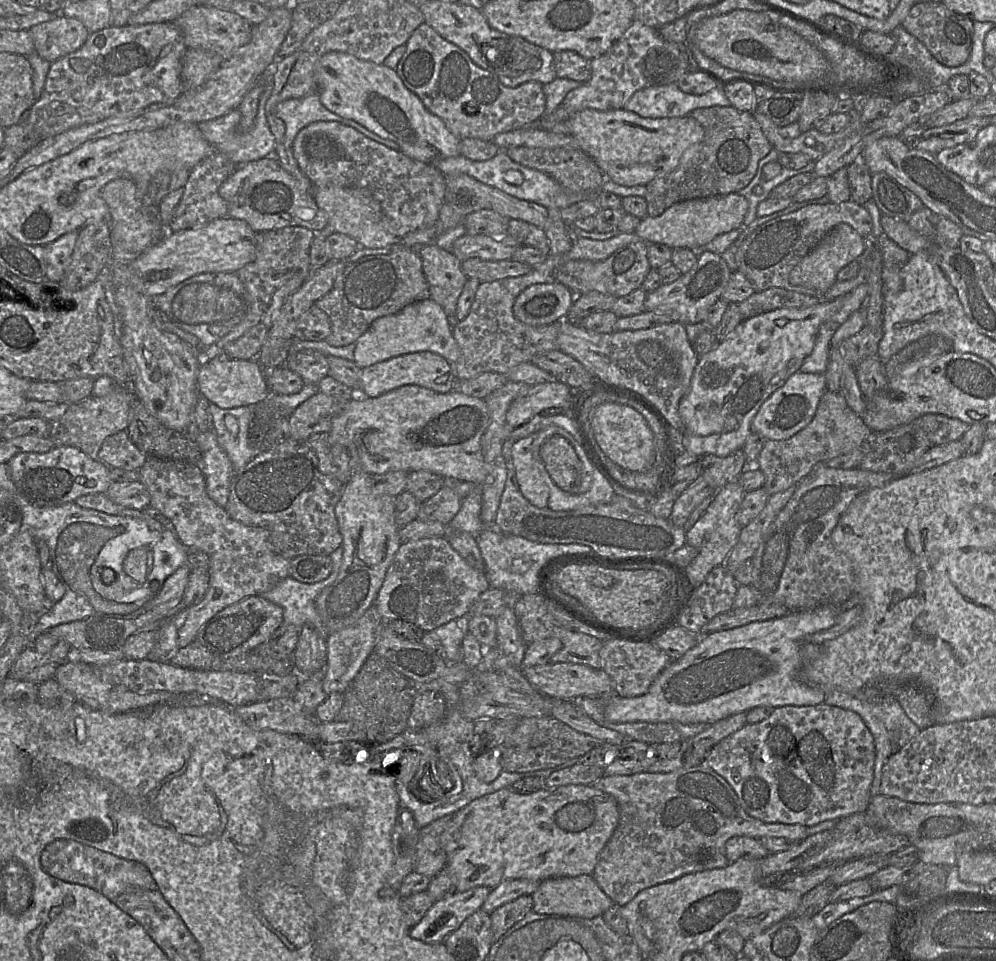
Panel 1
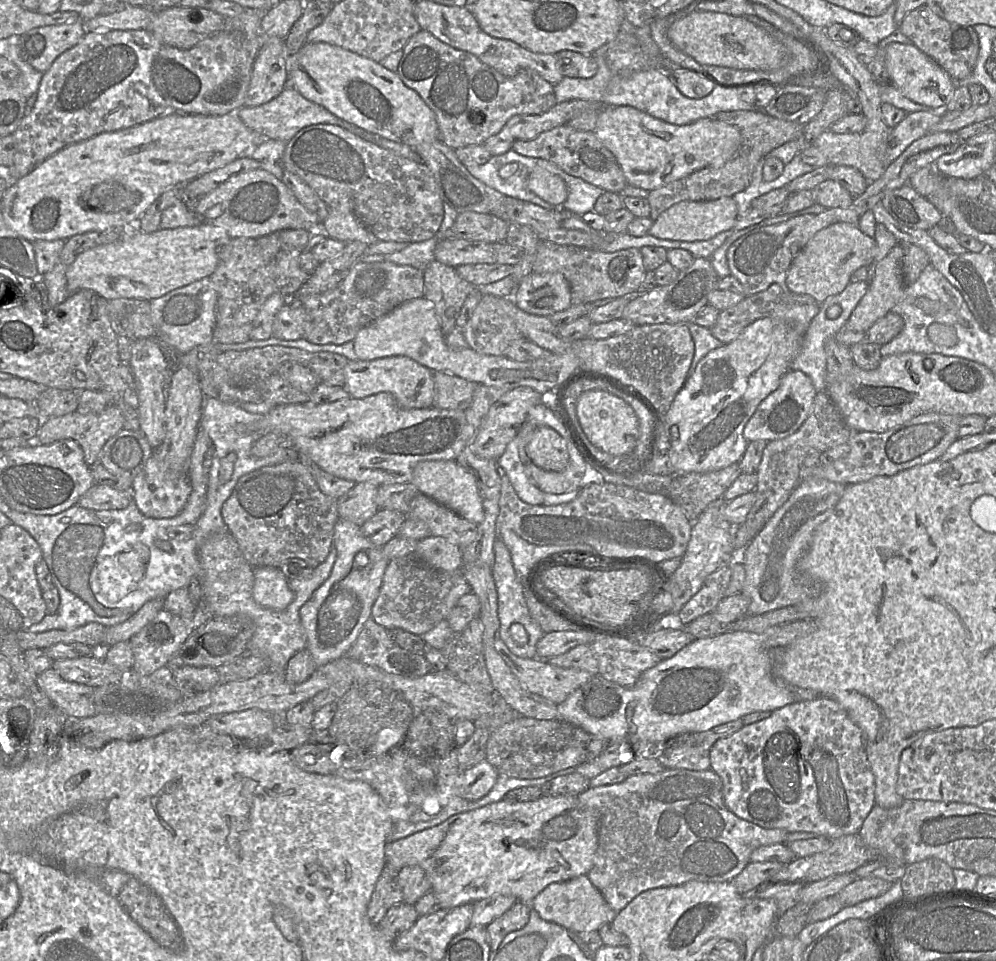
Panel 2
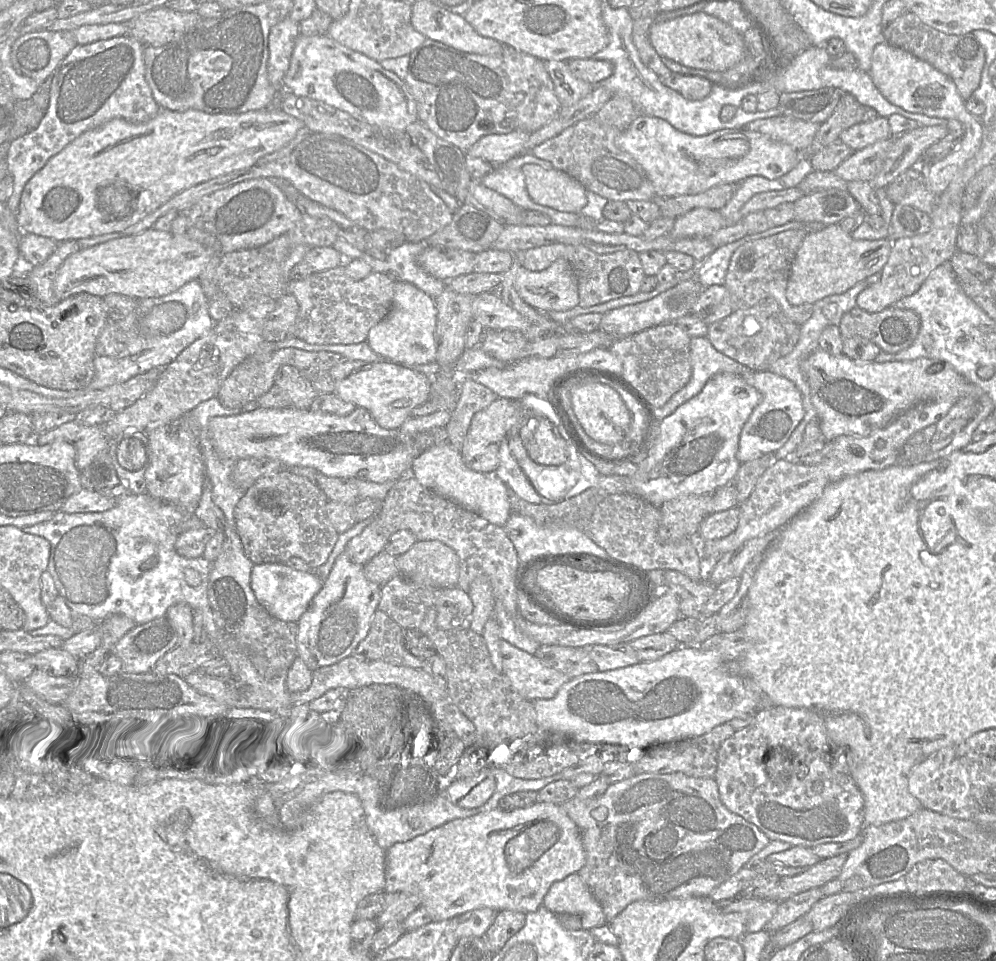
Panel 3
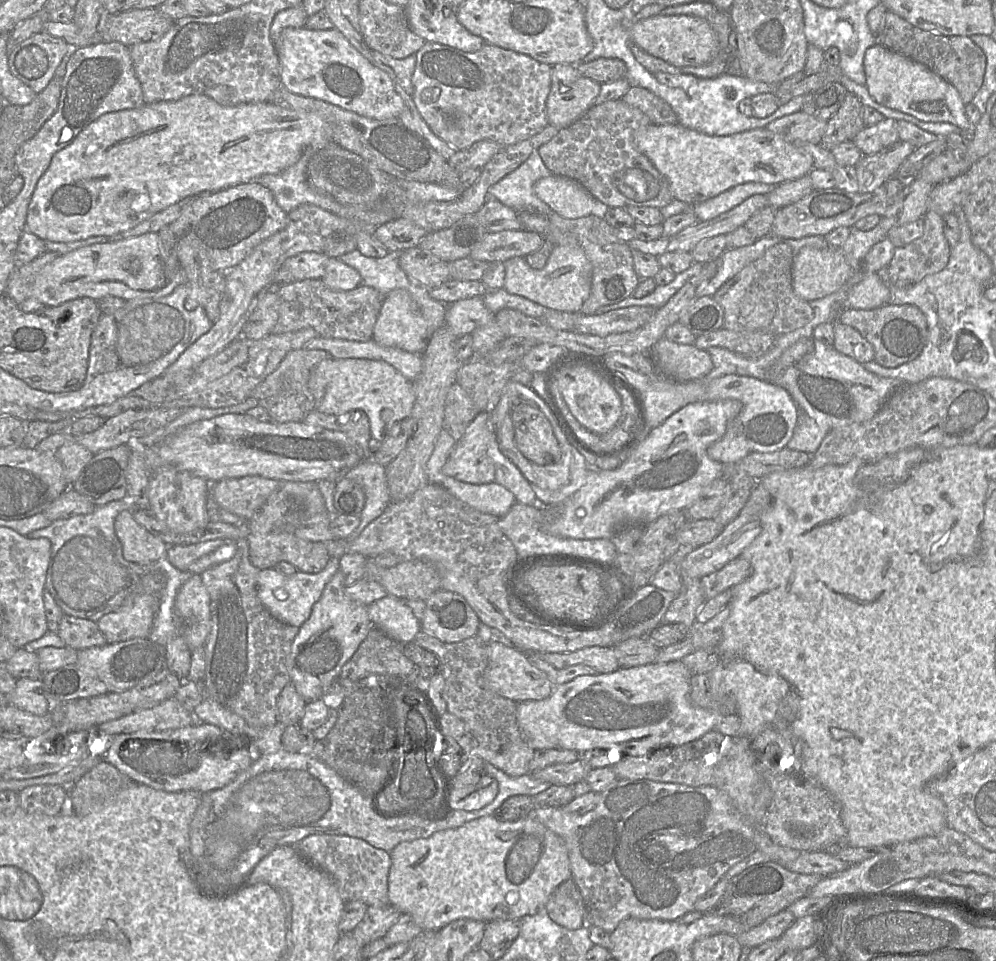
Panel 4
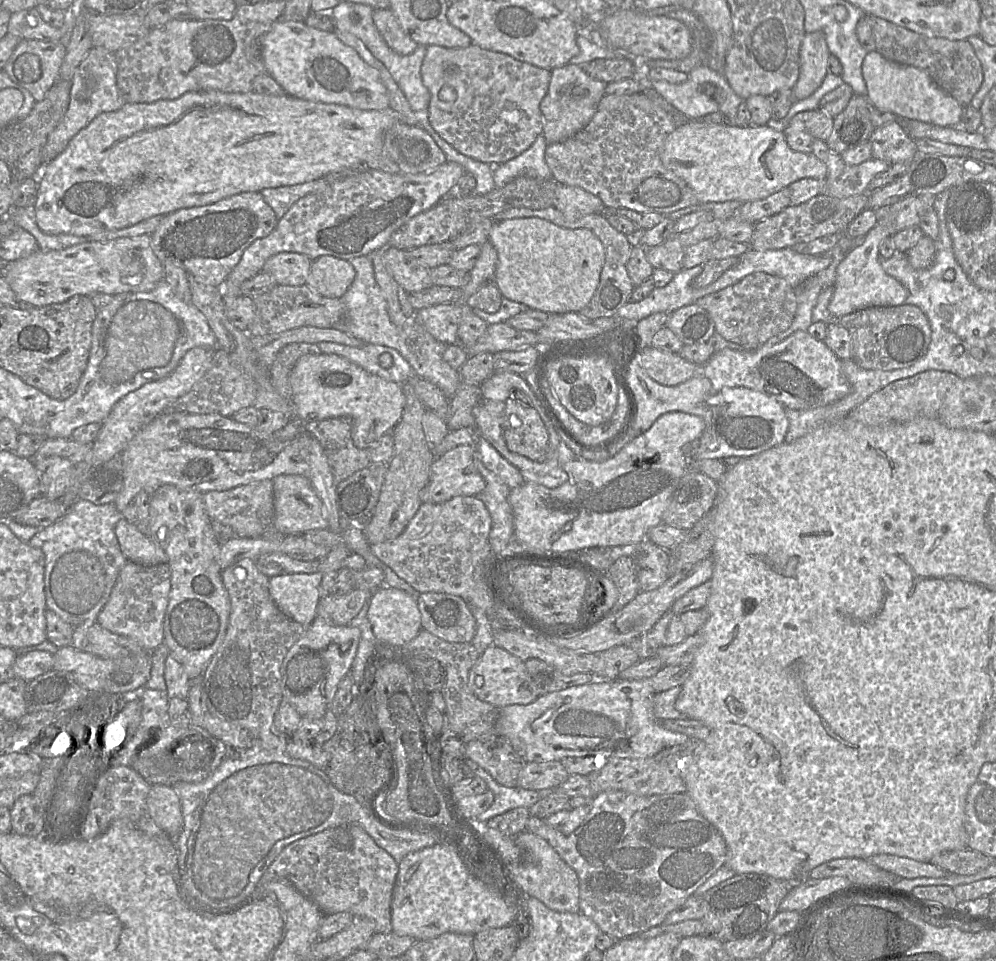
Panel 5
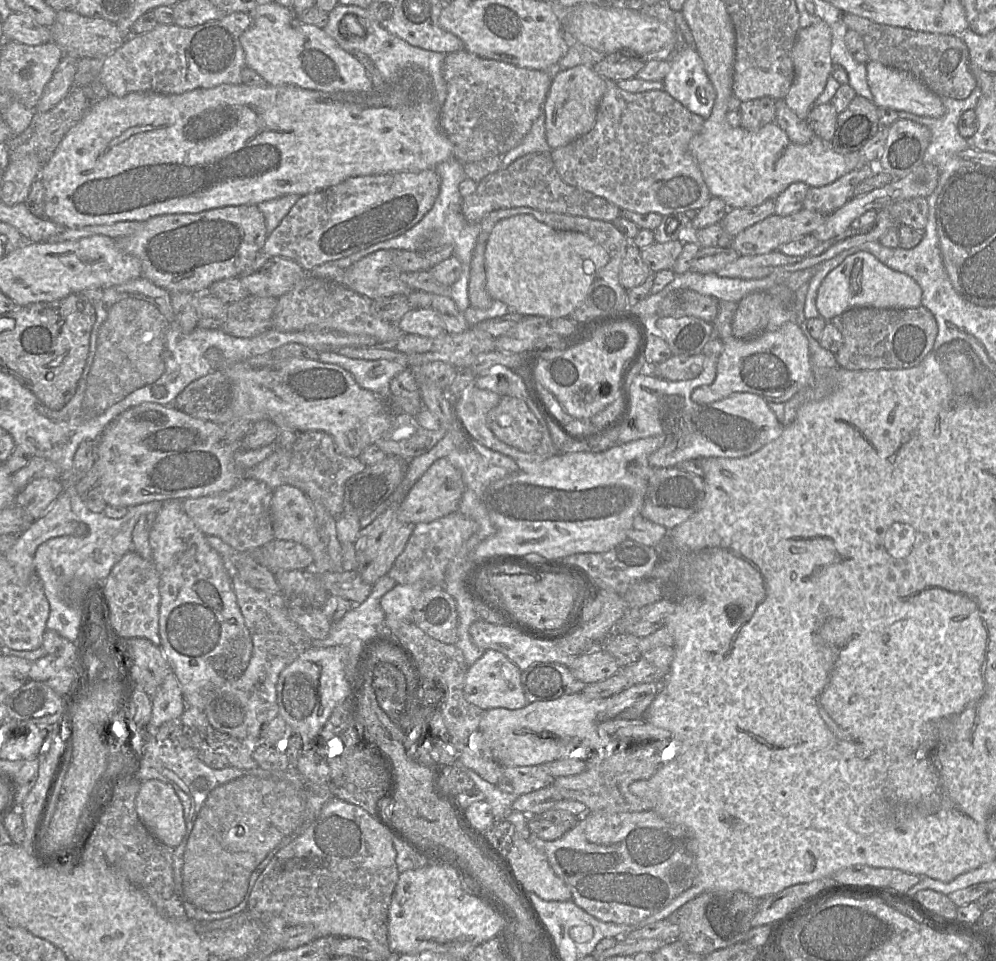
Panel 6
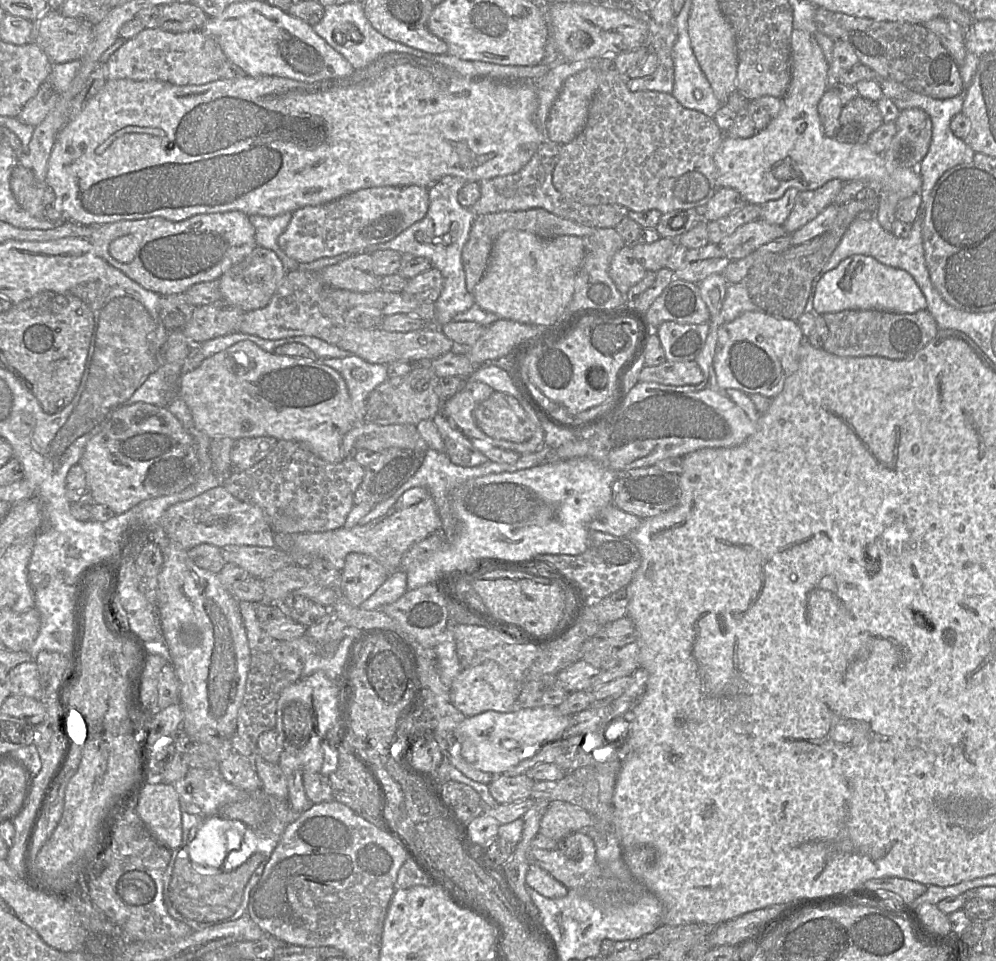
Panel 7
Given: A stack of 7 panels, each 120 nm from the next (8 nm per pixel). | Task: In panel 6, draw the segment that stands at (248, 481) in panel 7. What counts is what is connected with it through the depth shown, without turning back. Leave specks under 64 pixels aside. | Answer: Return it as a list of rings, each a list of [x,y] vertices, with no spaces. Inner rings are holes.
[[[322,431],[300,433],[289,449],[278,447],[265,460],[244,471],[243,480],[259,480],[272,490],[281,485],[291,485],[303,491],[311,501],[319,501],[334,517],[343,514],[343,498],[346,482],[367,467],[358,457],[340,454],[333,438]]]

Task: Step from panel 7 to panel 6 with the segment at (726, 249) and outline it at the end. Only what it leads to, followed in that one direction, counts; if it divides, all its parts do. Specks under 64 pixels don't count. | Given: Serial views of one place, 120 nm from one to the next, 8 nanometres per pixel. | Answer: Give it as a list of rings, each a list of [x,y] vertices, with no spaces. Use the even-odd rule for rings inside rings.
[[[805,208],[788,216],[773,214],[740,232],[730,247],[740,256],[777,251],[783,244],[811,235],[827,217]]]

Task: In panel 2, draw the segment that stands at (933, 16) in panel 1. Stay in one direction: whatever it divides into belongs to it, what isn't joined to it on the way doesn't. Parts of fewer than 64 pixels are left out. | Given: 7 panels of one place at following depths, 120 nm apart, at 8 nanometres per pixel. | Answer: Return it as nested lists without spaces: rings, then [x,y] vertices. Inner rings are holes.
[[[924,4],[904,16],[899,30],[921,52],[943,68],[952,79],[964,80],[973,72],[979,54],[979,39],[973,26],[950,23]]]

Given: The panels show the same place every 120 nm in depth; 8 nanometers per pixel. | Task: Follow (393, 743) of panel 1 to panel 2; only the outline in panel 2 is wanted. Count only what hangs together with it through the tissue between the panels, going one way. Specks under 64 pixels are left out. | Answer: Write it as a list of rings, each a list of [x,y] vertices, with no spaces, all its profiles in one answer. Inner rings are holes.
[[[457,748],[442,758],[419,759],[405,749],[392,749],[378,756],[351,754],[333,775],[347,780],[361,780],[368,783],[381,797],[391,818],[392,826],[389,842],[439,825],[449,817],[483,807],[504,799],[505,794],[519,787],[542,786],[558,776],[570,774],[575,767],[550,774],[548,778],[512,778],[499,774],[493,788],[478,800],[467,800],[460,795],[461,770],[457,760]]]

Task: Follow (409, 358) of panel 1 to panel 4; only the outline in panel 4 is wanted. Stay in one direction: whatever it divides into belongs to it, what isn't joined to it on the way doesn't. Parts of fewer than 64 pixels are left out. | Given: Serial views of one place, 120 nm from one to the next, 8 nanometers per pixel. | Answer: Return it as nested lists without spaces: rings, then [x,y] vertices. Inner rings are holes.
[[[326,359],[312,370],[308,389],[315,411],[325,414],[363,411],[369,418],[371,438],[376,446],[385,440],[396,423],[410,416],[415,403],[412,381],[383,360]]]

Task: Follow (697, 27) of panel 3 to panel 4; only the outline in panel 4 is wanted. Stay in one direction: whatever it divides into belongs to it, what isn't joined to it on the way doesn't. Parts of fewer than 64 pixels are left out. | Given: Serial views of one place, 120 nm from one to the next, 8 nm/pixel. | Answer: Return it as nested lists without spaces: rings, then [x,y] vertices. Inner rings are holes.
[[[656,15],[635,22],[630,27],[630,39],[648,54],[676,66],[702,66],[718,52],[718,39],[710,24],[703,18],[689,15]]]

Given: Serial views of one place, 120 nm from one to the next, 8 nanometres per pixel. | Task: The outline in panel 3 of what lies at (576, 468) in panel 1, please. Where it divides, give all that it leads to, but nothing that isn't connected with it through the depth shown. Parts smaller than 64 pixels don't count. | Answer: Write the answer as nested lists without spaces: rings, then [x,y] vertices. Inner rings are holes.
[[[519,409],[517,432],[528,456],[540,465],[561,465],[568,458],[565,440],[554,423],[532,409]]]

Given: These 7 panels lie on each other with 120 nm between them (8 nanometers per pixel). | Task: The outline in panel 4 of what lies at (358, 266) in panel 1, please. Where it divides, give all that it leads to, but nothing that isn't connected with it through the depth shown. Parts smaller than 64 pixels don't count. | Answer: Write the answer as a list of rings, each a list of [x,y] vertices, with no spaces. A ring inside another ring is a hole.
[[[306,279],[278,287],[280,311],[272,334],[295,332],[313,328],[321,338],[335,338],[366,342],[372,339],[375,322],[380,314],[384,296],[366,285],[349,291],[335,291],[322,280]]]

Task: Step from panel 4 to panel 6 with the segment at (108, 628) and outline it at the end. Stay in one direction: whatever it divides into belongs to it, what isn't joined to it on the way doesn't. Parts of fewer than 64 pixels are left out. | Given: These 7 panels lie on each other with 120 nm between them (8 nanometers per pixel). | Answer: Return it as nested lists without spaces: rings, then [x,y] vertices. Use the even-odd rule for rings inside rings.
[[[134,550],[128,551],[112,568],[103,584],[110,622],[121,639],[144,638],[160,647],[159,575],[152,560],[142,559]]]

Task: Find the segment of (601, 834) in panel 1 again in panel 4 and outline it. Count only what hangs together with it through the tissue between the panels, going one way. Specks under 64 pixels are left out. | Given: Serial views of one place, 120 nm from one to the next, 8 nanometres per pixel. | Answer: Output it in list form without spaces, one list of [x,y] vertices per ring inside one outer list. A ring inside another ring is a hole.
[[[483,816],[428,838],[401,842],[390,852],[390,858],[389,902],[403,914],[409,914],[423,931],[438,931],[461,918],[490,922],[534,915],[545,907],[551,893],[562,882],[572,878],[565,842],[531,816],[516,821]]]

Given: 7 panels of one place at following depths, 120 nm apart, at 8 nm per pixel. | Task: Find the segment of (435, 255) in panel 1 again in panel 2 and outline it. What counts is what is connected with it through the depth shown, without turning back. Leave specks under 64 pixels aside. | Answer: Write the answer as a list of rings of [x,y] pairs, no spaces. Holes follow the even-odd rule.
[[[433,260],[424,270],[425,295],[431,301],[446,337],[455,327],[456,320],[467,296],[476,288],[461,278],[456,269]]]

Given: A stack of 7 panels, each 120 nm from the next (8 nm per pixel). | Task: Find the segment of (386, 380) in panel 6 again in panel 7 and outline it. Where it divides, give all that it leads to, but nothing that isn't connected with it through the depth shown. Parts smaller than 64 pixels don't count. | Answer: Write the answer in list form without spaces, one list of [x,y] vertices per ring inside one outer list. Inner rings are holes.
[[[351,355],[346,358],[319,358],[318,363],[337,371],[344,379],[357,423],[365,422],[369,394],[388,379],[387,365],[371,364]]]

